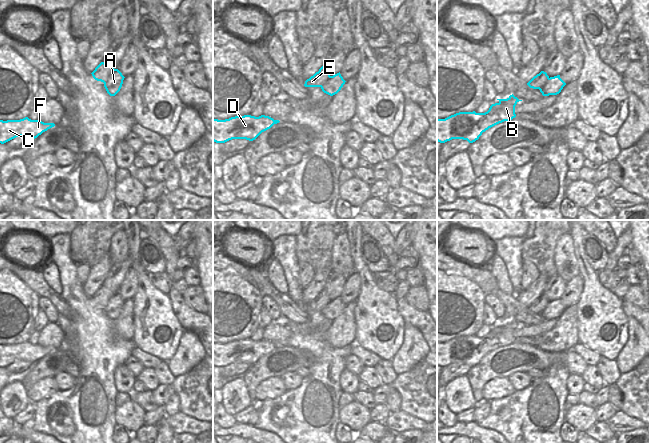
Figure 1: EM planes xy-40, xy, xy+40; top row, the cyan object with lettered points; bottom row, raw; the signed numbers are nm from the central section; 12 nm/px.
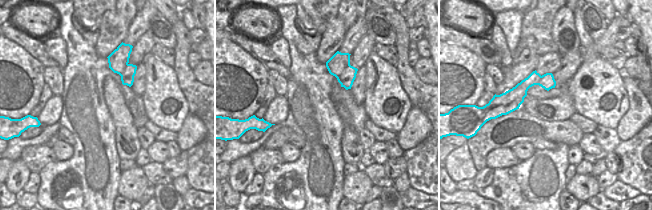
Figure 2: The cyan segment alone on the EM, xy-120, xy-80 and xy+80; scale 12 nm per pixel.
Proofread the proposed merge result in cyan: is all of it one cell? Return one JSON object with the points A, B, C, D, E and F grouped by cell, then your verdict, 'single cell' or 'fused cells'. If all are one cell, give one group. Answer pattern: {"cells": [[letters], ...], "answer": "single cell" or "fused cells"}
{"cells": [["A"], ["B", "C", "D", "E", "F"]], "answer": "fused cells"}

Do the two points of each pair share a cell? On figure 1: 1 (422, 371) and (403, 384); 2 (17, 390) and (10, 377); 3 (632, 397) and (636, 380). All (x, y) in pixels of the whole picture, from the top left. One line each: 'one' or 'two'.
1: one
2: two
3: one

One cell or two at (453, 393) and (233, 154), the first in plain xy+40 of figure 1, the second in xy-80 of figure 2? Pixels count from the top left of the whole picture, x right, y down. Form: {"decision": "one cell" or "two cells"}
{"decision": "two cells"}

